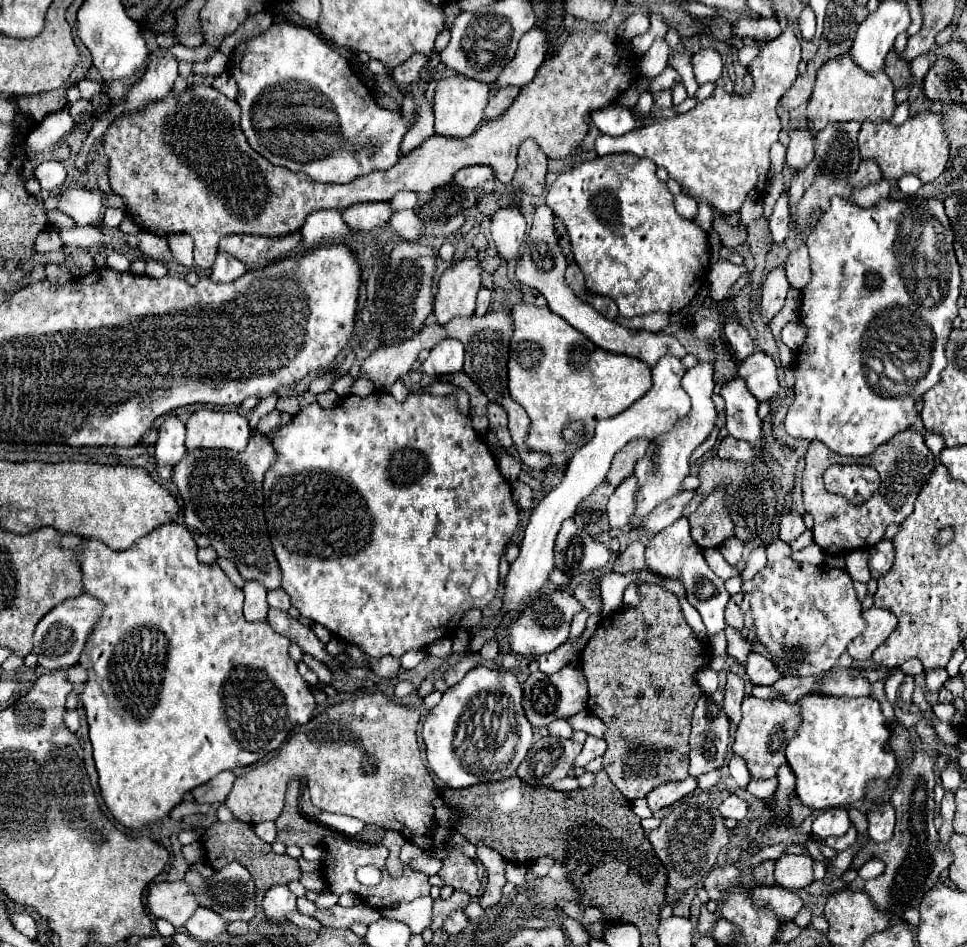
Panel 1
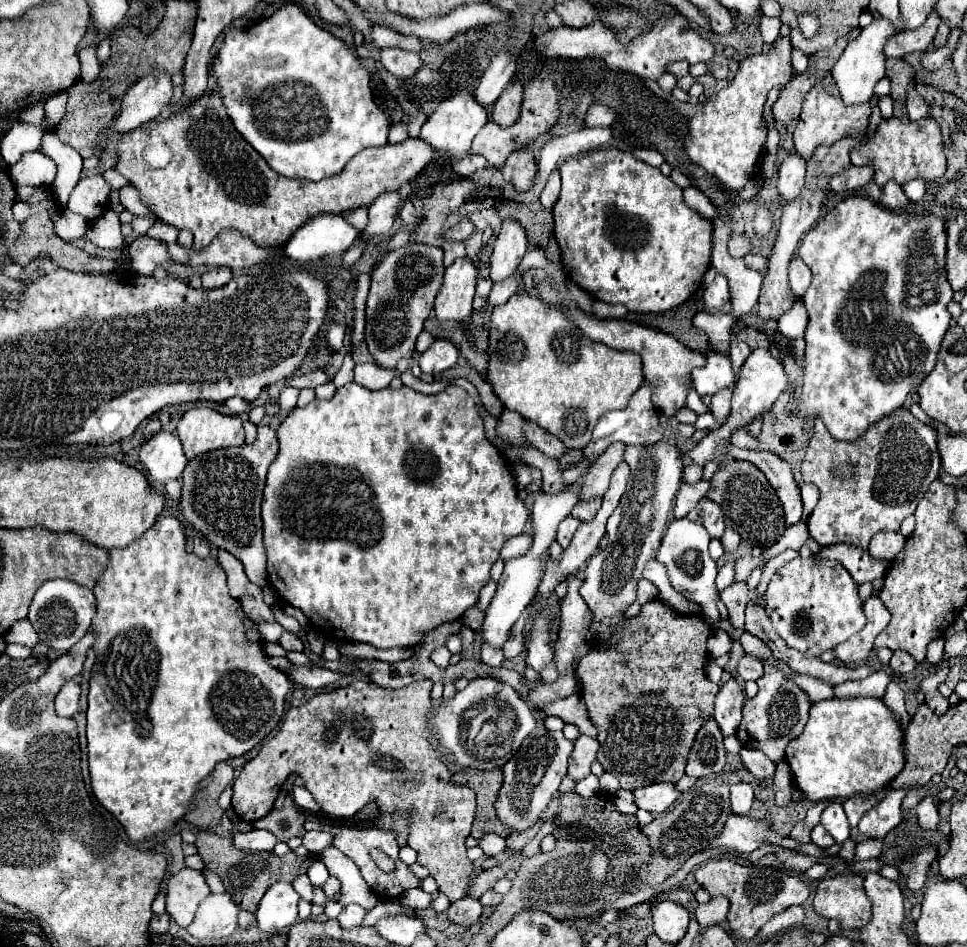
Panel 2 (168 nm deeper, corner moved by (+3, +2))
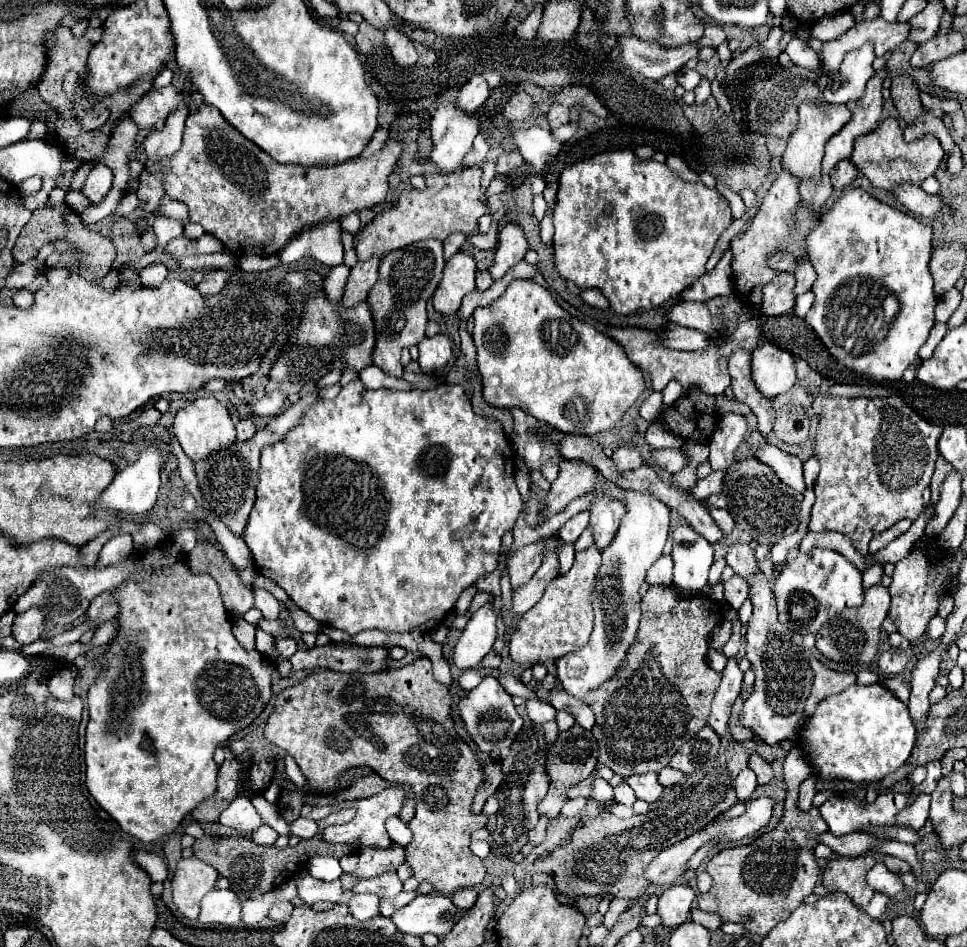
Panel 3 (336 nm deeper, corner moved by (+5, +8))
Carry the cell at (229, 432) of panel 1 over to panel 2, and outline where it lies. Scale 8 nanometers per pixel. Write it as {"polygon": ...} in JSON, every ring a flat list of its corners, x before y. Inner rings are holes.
{"polygon":[[194,407,186,411,176,427,176,433,188,459,214,449,244,443,242,421,234,415,222,415,210,407]]}

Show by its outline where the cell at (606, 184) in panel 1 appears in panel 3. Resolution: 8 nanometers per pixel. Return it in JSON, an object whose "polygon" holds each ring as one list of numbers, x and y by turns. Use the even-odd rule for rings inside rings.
{"polygon":[[630,149,606,151,606,153,600,153,600,155,594,155,590,159,584,159,584,161,578,161,578,163,572,163,572,165,564,167,564,171,560,175,558,197,556,197,556,207,554,207,554,229,556,229,556,235,554,235,554,263,556,263,558,273,566,281,574,281,580,289,590,289,590,287,600,289,608,297,610,307,616,313,624,315,624,313,634,313,634,311,642,311,642,309,654,309,654,307,660,307,662,303,666,303,668,299,680,295,684,289,688,289,696,279,700,279,706,273,704,265,706,265,718,237,722,235,722,231,730,223,732,223,732,213,730,213,730,207,728,207,728,201,716,189,708,189,702,181,696,181,696,183,684,181,678,175,674,175,664,163,658,163,654,159,642,161]]}

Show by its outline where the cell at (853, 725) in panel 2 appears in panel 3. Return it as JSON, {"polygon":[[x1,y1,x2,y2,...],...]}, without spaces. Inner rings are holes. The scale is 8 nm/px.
{"polygon":[[850,685,838,695,822,699,800,731,800,743,808,765,818,779,840,779,856,785,870,785,900,769,916,741,916,727,902,703,884,685]]}

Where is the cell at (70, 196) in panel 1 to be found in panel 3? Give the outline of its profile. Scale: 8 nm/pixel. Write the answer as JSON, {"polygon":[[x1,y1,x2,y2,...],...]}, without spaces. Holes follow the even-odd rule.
{"polygon":[[98,163,98,165,90,171,90,175,86,177,86,181,84,181,80,193,86,195,92,205,98,205,98,203,106,197,106,193,110,191,112,179,114,179,112,171,110,171,106,165]]}

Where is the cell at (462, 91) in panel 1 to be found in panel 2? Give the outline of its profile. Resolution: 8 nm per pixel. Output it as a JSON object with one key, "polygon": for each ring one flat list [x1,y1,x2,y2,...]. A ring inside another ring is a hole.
{"polygon":[[462,91,462,93,456,93,454,97,446,99,446,101,442,101,436,107,436,111,424,123,424,127,420,131,420,139,426,141,428,145,432,145,434,149,442,151,448,159,456,161,456,159,462,159,462,157,468,155,470,145,472,145,472,139,476,137,476,133,486,123,488,123,488,115,486,115,484,107,474,101,474,95,472,93]]}

